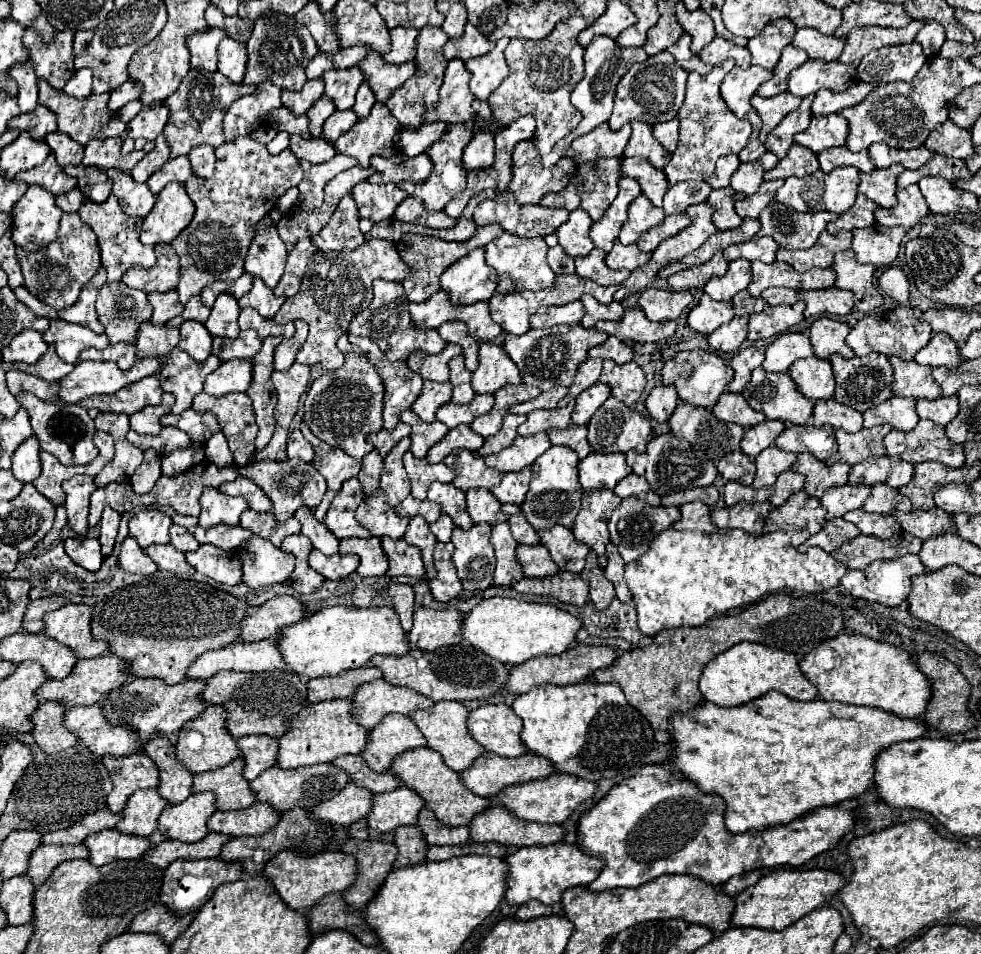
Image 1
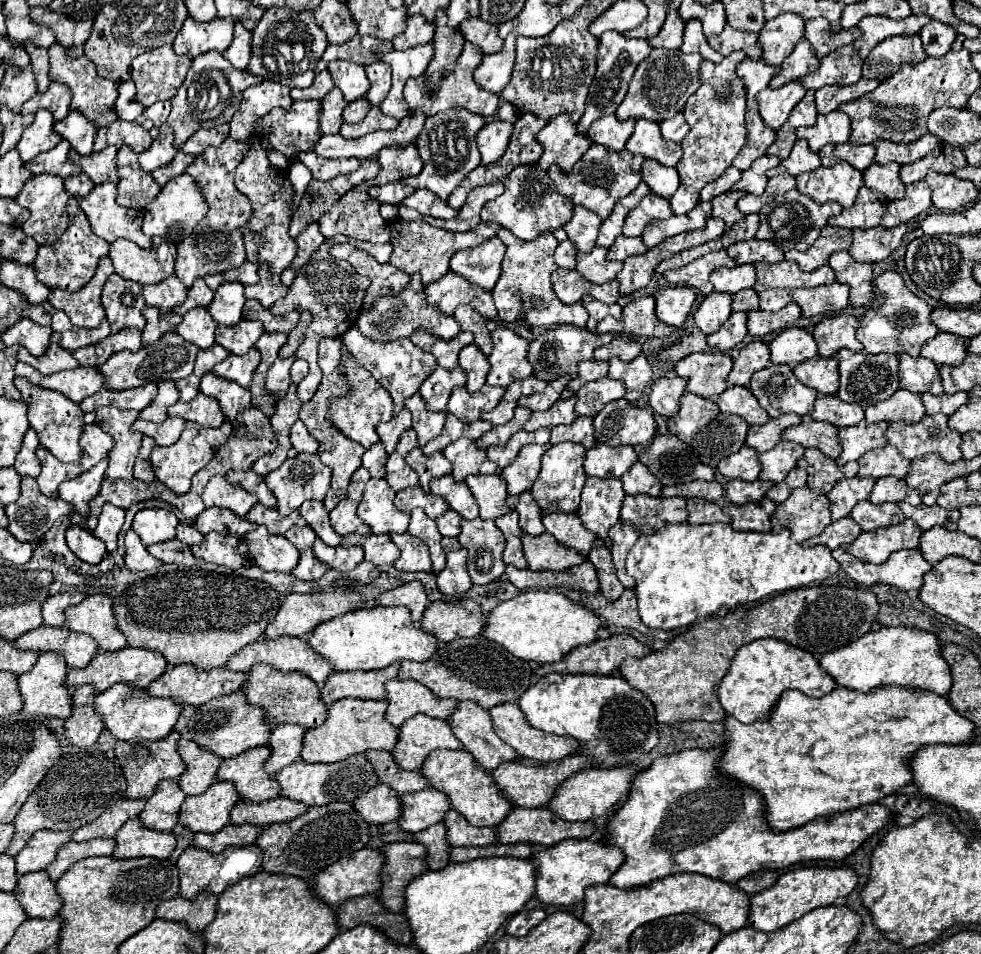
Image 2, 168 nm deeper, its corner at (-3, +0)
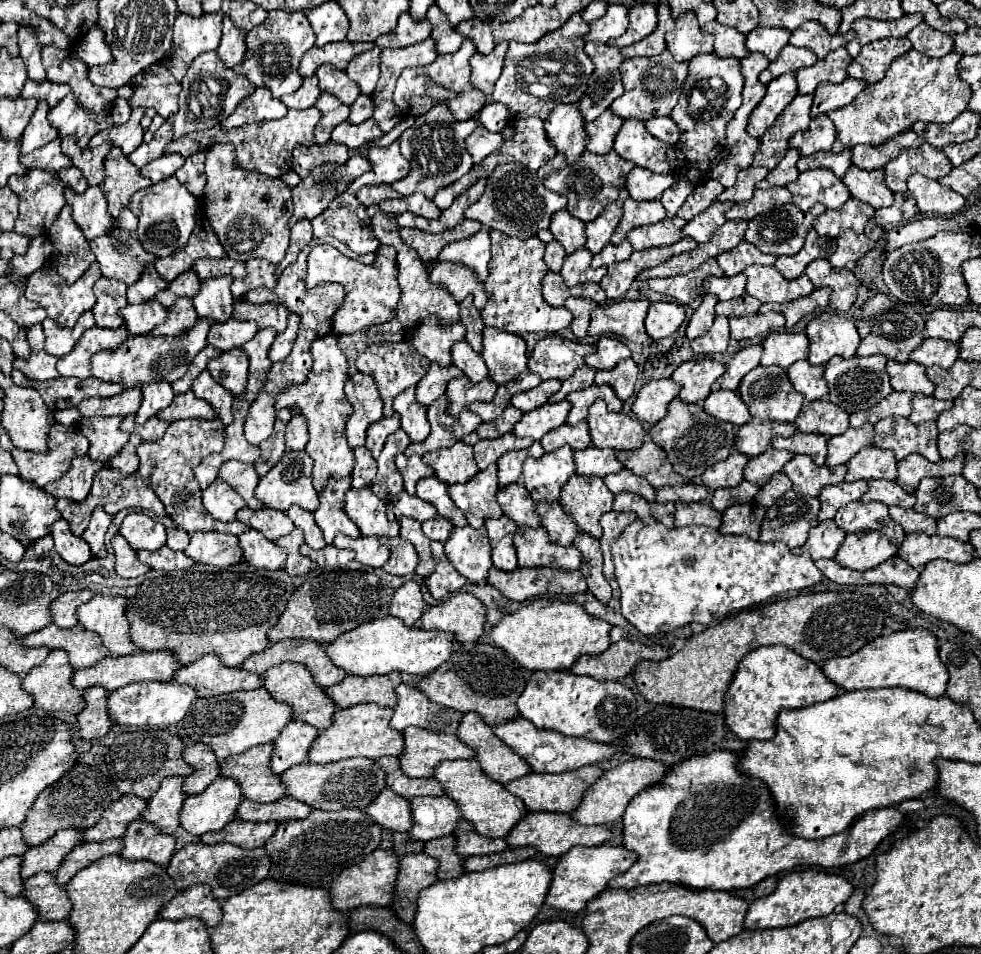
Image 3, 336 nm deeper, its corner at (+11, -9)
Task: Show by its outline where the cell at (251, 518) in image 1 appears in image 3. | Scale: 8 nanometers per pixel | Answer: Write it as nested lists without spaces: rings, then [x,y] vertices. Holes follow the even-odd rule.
[[[245,507],[245,509],[241,509],[237,513],[237,519],[241,523],[245,523],[245,525],[257,529],[257,531],[261,531],[271,541],[275,541],[275,539],[279,539],[285,533],[291,533],[295,529],[295,525],[287,517],[287,513],[273,511],[273,509],[267,509],[267,507],[257,509],[257,511]]]

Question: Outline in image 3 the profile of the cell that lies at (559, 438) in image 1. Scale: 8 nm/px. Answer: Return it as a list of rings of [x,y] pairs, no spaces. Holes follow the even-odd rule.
[[[579,421],[577,425],[561,425],[553,431],[549,431],[543,439],[541,445],[545,449],[545,453],[551,453],[563,445],[569,445],[571,449],[579,451],[579,449],[587,449],[591,445],[591,435],[589,435],[589,425],[587,421]]]

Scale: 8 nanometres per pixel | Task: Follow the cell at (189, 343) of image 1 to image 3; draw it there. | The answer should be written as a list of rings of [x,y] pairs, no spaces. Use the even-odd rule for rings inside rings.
[[[181,297],[177,299],[169,309],[167,309],[167,319],[149,331],[151,337],[161,337],[161,335],[179,335],[181,331],[187,331],[197,319],[197,311],[191,303],[191,299]]]

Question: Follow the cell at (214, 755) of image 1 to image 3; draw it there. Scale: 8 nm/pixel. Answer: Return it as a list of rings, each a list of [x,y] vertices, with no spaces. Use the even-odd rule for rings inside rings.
[[[259,687],[251,691],[233,691],[227,695],[199,699],[189,709],[189,715],[185,715],[185,719],[175,727],[179,729],[179,735],[187,741],[187,745],[205,743],[215,751],[217,759],[227,759],[231,755],[245,753],[255,745],[275,741],[283,727],[291,723],[291,719],[293,709],[287,703],[273,699],[269,691]]]

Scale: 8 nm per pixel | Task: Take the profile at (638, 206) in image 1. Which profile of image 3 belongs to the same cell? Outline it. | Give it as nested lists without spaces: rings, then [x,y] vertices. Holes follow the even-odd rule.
[[[627,199],[623,203],[623,217],[611,237],[611,243],[617,245],[621,243],[627,233],[639,225],[651,225],[651,223],[657,223],[661,219],[667,217],[667,211],[663,207],[661,201],[657,199],[651,199],[651,201],[635,201],[635,199]]]

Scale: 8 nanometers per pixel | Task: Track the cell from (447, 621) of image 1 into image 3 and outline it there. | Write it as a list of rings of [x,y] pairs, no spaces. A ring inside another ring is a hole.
[[[459,591],[445,603],[425,609],[419,627],[453,631],[461,643],[477,641],[485,629],[485,613],[485,605],[475,595]]]

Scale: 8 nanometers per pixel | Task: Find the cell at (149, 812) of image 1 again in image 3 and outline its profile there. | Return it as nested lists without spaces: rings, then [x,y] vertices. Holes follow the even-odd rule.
[[[169,777],[149,799],[149,807],[145,809],[143,819],[157,825],[163,833],[173,835],[179,829],[179,813],[185,799],[187,795],[183,791],[183,777]]]

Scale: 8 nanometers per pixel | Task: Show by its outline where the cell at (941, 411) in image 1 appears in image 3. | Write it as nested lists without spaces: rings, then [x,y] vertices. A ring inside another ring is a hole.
[[[917,393],[913,397],[913,411],[907,417],[911,423],[923,423],[923,421],[935,421],[939,413],[953,407],[953,401],[941,401],[933,395],[921,395]]]

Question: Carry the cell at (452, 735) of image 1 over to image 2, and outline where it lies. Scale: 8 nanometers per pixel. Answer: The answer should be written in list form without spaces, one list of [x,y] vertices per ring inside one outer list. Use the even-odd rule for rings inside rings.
[[[459,702],[445,722],[483,770],[489,772],[501,762],[517,758],[517,752],[493,732],[489,712],[477,702]]]

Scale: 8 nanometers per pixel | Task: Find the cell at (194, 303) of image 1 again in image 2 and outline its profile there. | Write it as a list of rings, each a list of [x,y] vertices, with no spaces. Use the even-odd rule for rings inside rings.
[[[199,278],[199,282],[195,282],[195,286],[191,286],[191,290],[187,292],[187,300],[183,302],[183,306],[177,306],[173,312],[183,316],[187,314],[191,308],[195,306],[201,306],[201,308],[207,308],[213,300],[213,290]]]

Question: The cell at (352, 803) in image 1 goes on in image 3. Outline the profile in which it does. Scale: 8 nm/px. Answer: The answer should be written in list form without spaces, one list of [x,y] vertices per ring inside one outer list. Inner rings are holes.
[[[385,789],[375,799],[375,803],[365,809],[365,813],[373,817],[381,827],[393,832],[408,832],[413,827],[409,799],[397,795],[391,789]]]

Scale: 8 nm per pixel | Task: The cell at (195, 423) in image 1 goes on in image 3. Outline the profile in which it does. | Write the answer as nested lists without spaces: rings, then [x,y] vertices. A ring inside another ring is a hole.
[[[187,391],[183,395],[175,395],[173,403],[169,407],[161,409],[157,417],[165,419],[169,423],[177,421],[177,419],[193,419],[193,417],[199,417],[199,419],[219,419],[219,415],[213,411],[213,407],[205,399],[195,397],[193,391]]]

